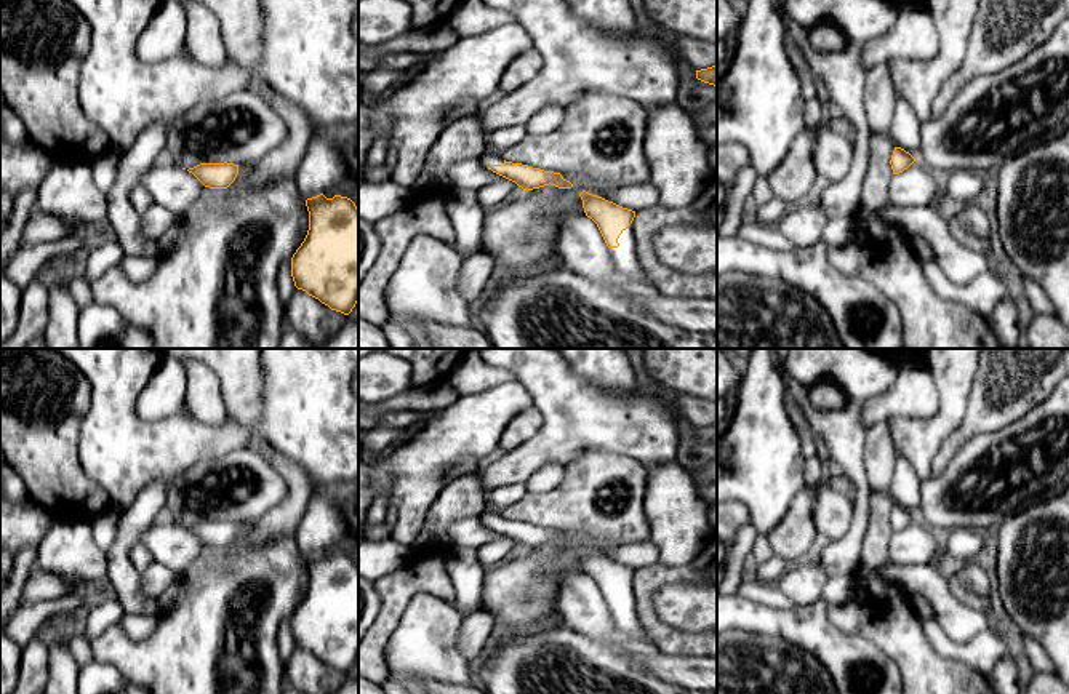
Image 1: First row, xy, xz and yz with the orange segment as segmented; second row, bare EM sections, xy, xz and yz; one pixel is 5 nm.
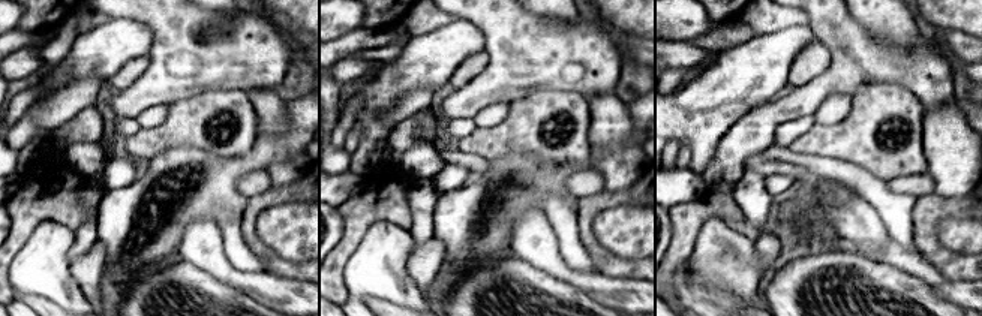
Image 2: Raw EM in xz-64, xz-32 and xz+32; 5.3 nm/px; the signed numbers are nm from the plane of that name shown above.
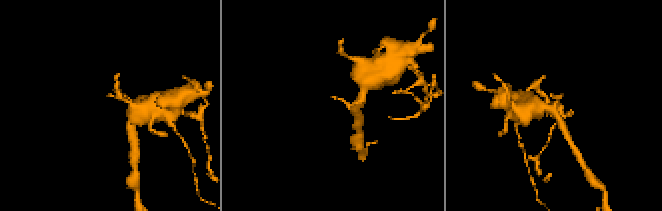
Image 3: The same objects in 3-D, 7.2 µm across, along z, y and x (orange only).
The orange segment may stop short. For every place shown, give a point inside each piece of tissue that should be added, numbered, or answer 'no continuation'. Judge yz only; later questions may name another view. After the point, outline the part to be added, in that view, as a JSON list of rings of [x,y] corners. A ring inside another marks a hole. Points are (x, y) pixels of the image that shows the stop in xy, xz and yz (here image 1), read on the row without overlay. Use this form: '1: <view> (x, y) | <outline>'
no continuation

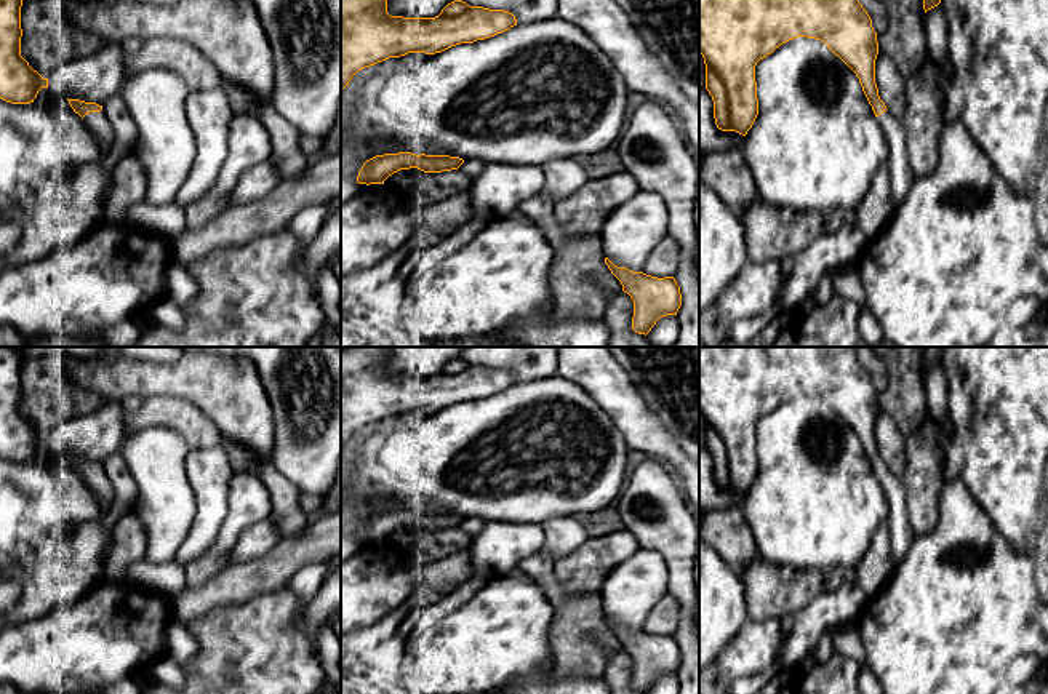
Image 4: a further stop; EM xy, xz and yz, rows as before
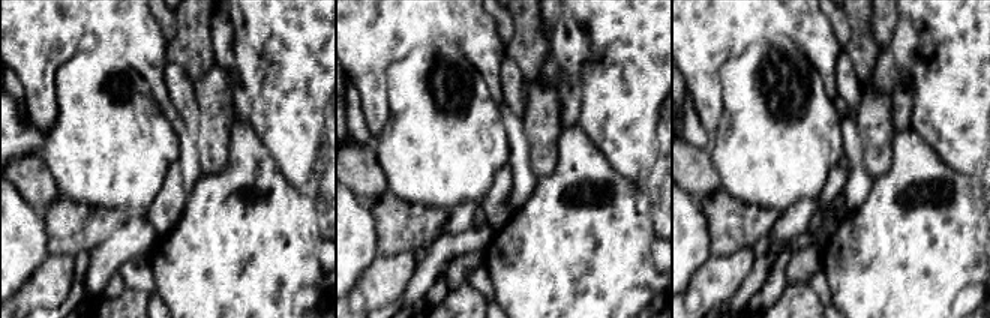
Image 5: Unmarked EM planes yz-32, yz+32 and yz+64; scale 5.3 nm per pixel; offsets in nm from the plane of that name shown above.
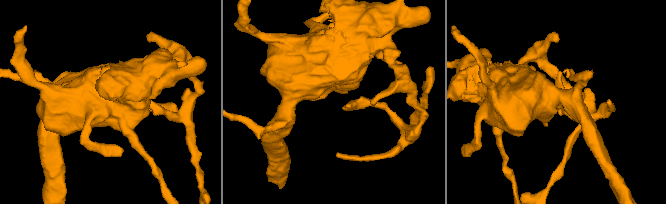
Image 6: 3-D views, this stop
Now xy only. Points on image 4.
1: xy (96, 480) | [[[104,467],[101,470],[90,470],[83,475],[85,483],[94,491],[102,504],[102,517],[98,523],[102,523],[106,513],[110,510],[115,501],[115,488],[106,475]]]

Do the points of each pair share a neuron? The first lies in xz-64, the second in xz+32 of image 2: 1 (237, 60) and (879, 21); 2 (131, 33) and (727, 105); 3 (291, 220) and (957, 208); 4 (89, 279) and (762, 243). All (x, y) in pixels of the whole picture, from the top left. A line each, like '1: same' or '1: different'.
1: different
2: same
3: different
4: same

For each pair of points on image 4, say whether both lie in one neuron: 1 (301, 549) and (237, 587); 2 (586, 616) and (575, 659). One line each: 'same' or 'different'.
1: same
2: same

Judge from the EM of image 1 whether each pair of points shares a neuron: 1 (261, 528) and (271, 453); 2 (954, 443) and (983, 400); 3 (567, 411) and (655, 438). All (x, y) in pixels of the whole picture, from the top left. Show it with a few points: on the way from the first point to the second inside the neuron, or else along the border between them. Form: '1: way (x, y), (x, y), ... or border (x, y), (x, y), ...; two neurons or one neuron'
1: way (282, 514), (295, 501), (295, 477), (292, 474); one neuron
2: way (964, 432), (983, 411); one neuron
3: way (589, 418), (632, 424); one neuron

